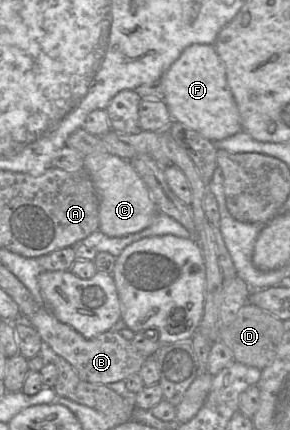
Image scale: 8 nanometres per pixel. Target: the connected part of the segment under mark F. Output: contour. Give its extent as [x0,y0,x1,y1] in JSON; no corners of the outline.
[161,43,243,141]

